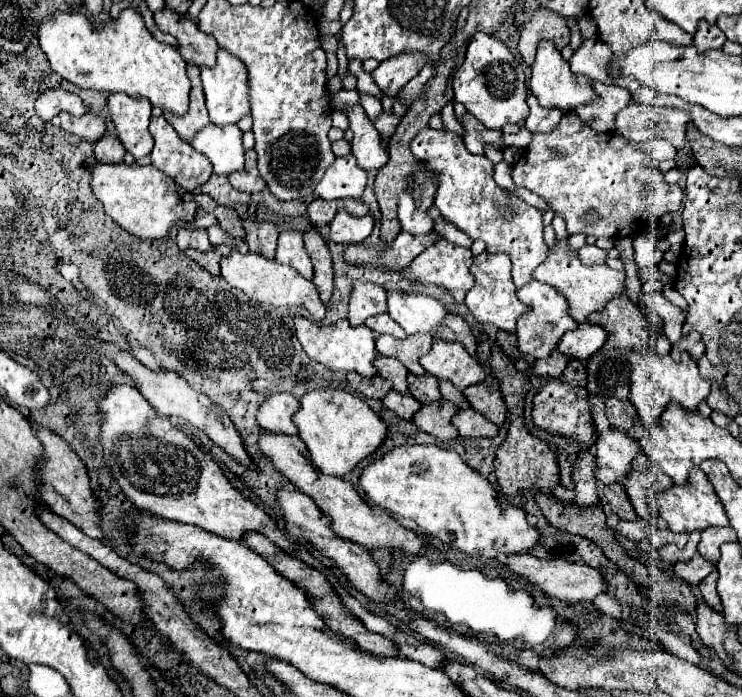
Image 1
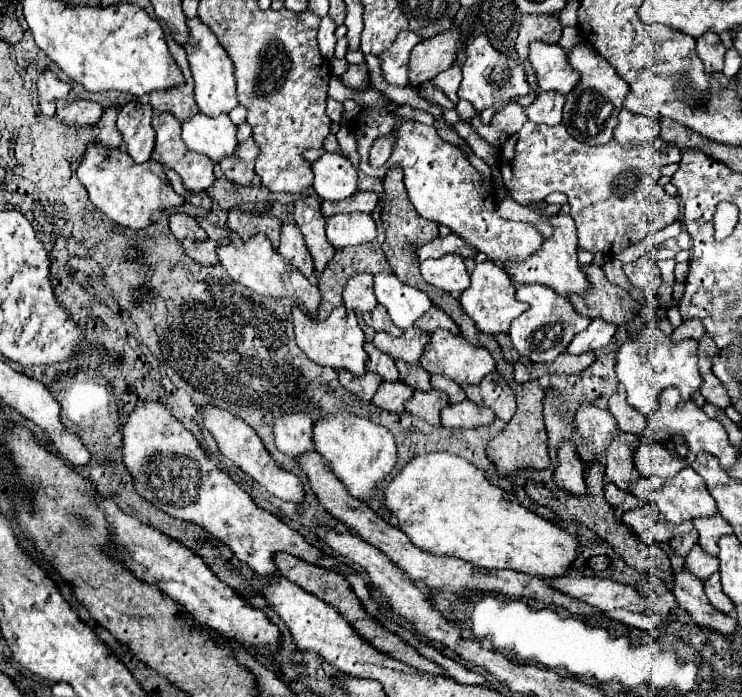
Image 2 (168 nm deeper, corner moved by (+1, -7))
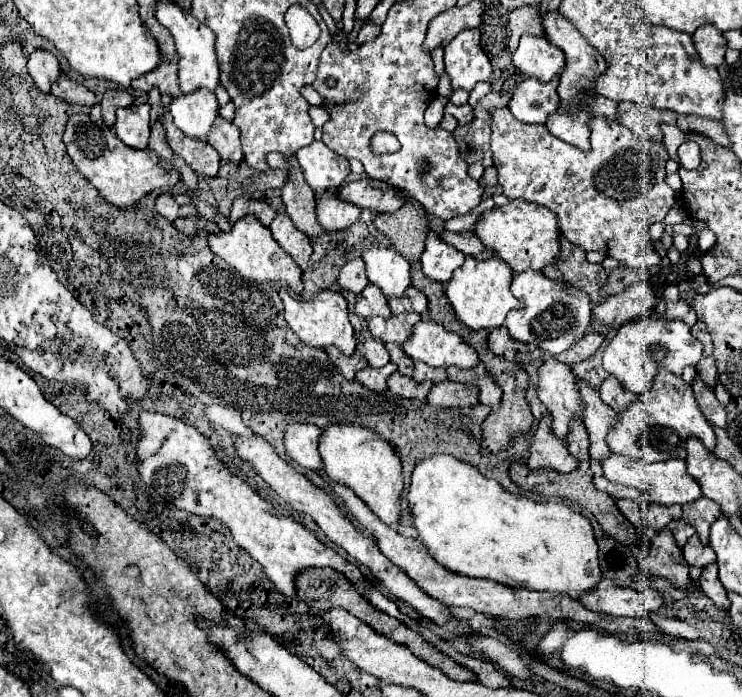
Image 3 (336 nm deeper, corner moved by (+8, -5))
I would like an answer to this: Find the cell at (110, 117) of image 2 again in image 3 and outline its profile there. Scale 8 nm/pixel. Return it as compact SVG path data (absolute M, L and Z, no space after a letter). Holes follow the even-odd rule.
M110 89L102 95L102 119L106 123L106 127L112 127L116 121L116 109L118 107L128 107L132 103L132 97L126 91L118 91L118 89Z

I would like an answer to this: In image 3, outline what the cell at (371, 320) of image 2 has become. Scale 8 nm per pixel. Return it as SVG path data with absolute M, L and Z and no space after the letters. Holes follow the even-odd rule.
M368 285L366 291L362 291L356 297L356 313L362 319L370 319L370 317L388 317L390 319L390 309L388 309L388 301L384 299L384 295L380 295L380 291L376 291L376 287Z

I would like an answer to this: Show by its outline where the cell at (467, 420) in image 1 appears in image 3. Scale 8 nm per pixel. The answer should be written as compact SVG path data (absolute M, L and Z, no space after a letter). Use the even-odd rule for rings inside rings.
M444 381L432 387L428 395L428 403L432 407L446 407L446 409L462 409L474 407L480 397L480 389L476 385L462 385L454 381Z

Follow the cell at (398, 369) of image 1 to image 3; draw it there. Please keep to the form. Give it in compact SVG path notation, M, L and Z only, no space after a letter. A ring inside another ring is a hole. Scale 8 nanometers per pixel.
M364 329L364 331L357 332L356 337L358 340L356 355L364 357L370 363L370 367L384 367L390 363L384 343L380 343L378 339L372 339L369 331Z

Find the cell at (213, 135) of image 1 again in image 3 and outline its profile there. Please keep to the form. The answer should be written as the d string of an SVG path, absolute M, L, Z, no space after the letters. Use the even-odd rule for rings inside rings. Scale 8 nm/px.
M196 91L196 95L182 95L168 107L174 125L188 137L208 141L208 133L218 117L218 101L210 91Z

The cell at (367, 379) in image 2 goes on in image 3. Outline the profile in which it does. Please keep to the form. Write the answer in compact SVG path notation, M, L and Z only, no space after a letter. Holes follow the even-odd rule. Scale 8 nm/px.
M326 347L326 353L328 353L328 357L332 359L332 363L334 363L334 367L338 369L338 373L340 373L342 377L346 377L348 381L354 381L356 373L358 373L360 369L366 369L366 367L368 367L368 363L366 363L360 355L346 357L346 355L342 355L340 351L336 351L336 347Z

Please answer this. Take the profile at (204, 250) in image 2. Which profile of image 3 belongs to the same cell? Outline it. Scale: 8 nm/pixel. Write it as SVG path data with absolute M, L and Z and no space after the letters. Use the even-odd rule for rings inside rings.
M196 217L196 219L176 219L174 227L176 227L178 231L182 231L184 235L190 235L190 237L192 237L192 235L196 235L198 231L208 231L208 233L220 233L218 225L212 225L212 223L204 221L204 219L200 219L200 217Z

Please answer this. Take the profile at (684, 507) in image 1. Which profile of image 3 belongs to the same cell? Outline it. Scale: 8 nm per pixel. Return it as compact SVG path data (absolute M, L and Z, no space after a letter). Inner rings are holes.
M612 455L602 463L604 477L610 479L612 483L620 483L626 487L634 487L640 493L648 493L650 499L658 505L684 505L684 503L694 503L696 499L702 497L700 485L696 479L692 479L686 471L686 463L682 459L668 459L660 463L648 463L648 461L630 461L624 459L622 455Z

